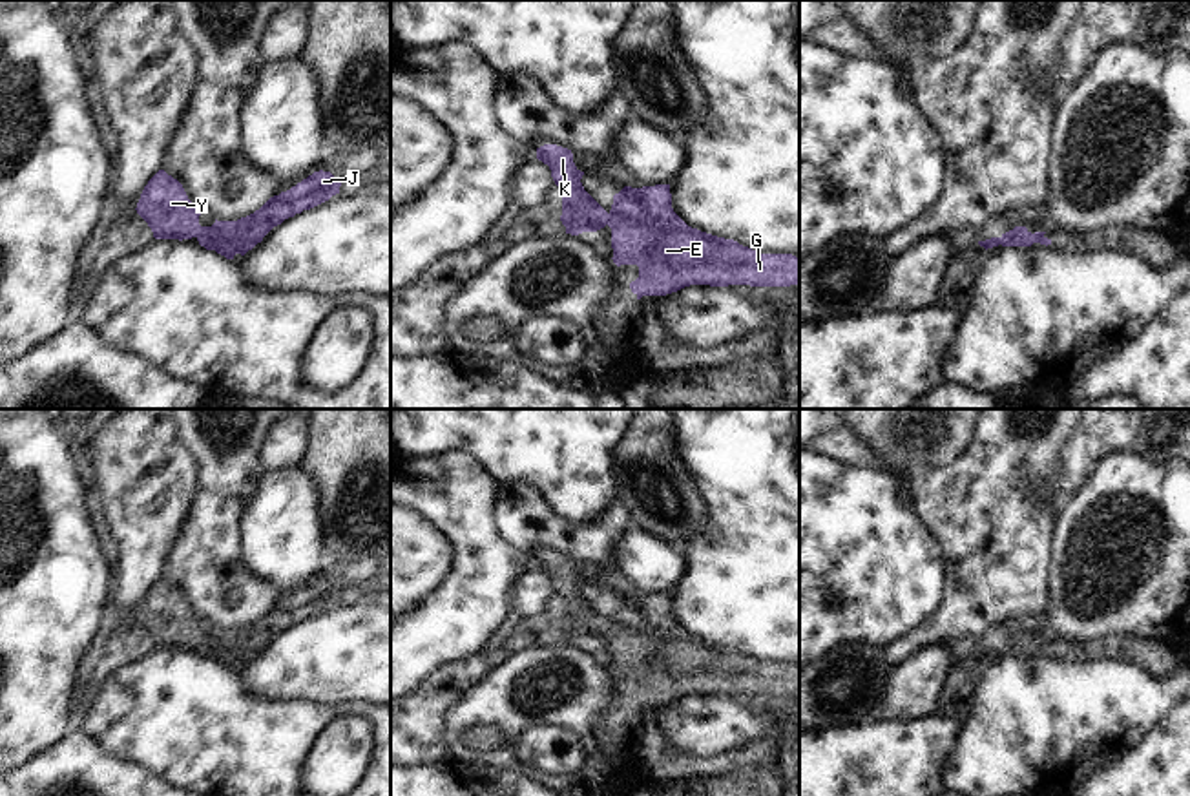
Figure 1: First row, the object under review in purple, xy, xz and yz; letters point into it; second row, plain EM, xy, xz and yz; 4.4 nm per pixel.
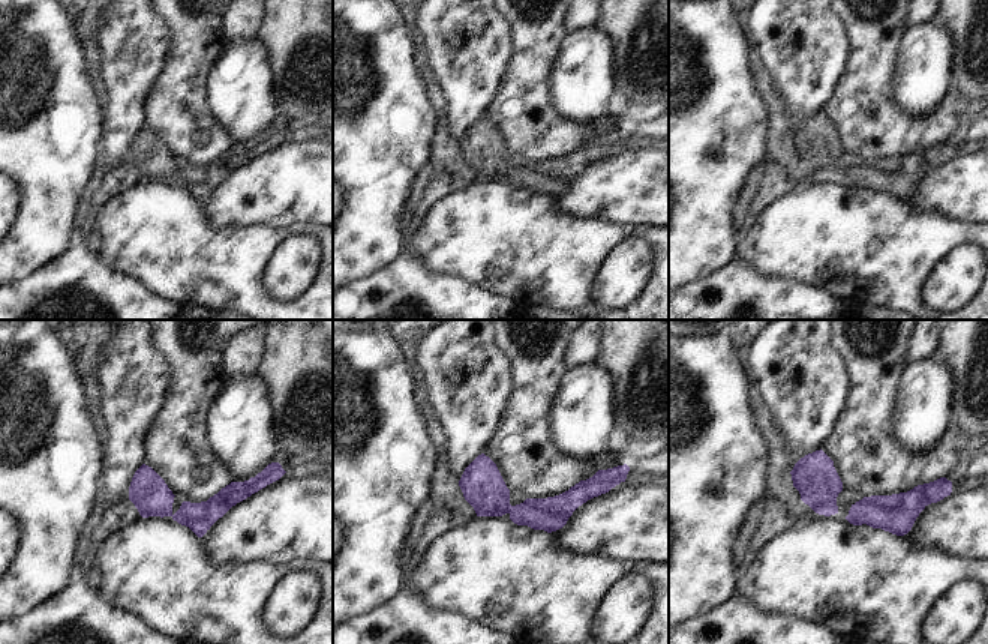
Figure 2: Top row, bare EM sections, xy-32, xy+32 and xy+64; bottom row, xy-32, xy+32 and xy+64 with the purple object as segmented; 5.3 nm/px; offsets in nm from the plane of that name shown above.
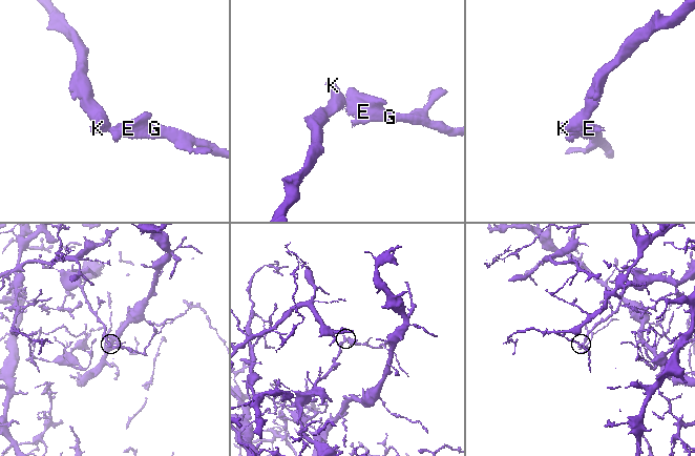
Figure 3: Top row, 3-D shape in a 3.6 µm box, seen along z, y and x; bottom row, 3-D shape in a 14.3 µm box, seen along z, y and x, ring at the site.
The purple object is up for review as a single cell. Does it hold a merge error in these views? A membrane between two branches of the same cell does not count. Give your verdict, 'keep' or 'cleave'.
keep

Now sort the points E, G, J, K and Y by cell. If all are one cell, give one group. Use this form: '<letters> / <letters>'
E G J K Y

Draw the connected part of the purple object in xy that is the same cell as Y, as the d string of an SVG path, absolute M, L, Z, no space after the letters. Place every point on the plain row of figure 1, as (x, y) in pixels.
M159 579L144 595L137 623L148 632L155 648L195 646L206 659L215 659L226 668L245 665L285 628L310 619L339 602L341 590L330 581L314 581L296 595L270 606L259 619L237 630L217 630L201 635L201 621L188 608L183 593Z

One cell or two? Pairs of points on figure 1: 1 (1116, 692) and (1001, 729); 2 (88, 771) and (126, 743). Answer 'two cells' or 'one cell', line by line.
1: one cell
2: two cells

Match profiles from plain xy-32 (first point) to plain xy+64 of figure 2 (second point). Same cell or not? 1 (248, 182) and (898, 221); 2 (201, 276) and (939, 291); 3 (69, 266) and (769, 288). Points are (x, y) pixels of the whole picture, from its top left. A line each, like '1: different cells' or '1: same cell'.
1: different cells
2: different cells
3: same cell

